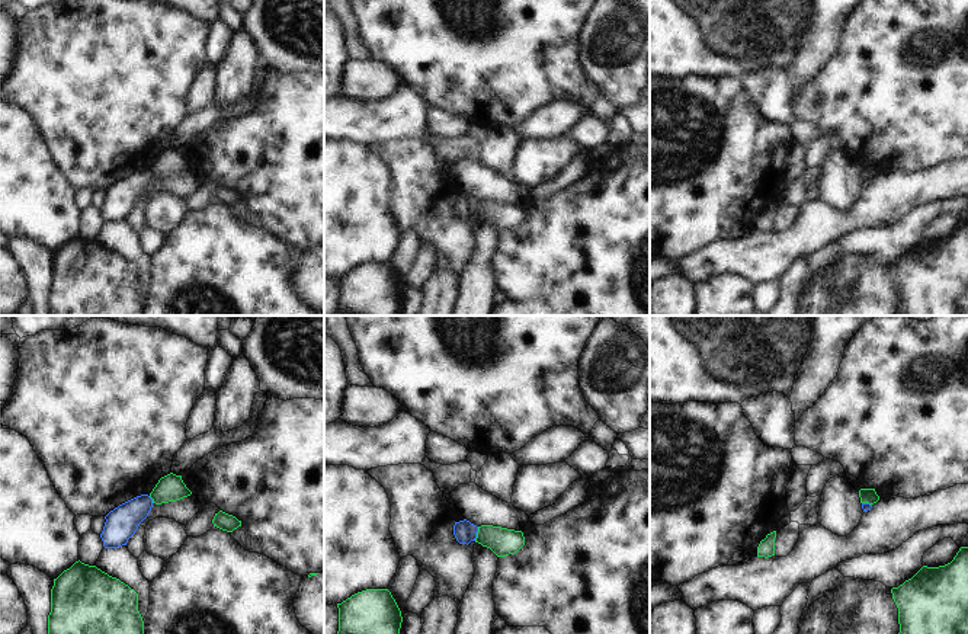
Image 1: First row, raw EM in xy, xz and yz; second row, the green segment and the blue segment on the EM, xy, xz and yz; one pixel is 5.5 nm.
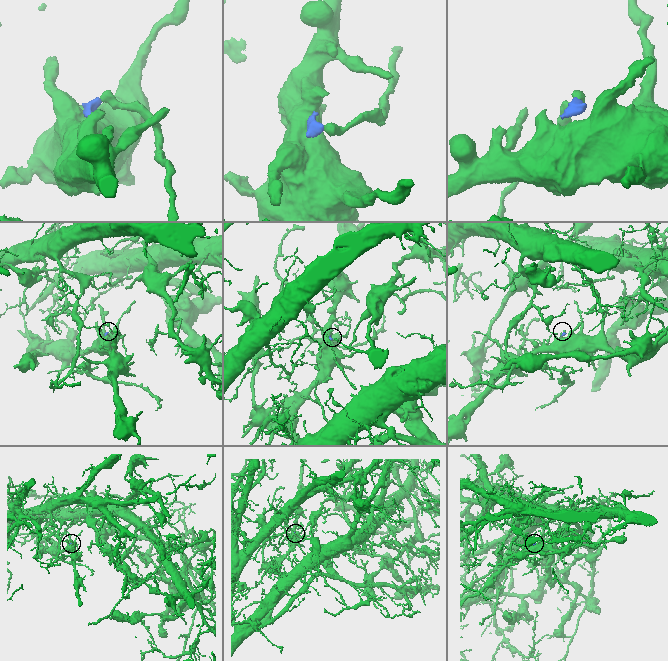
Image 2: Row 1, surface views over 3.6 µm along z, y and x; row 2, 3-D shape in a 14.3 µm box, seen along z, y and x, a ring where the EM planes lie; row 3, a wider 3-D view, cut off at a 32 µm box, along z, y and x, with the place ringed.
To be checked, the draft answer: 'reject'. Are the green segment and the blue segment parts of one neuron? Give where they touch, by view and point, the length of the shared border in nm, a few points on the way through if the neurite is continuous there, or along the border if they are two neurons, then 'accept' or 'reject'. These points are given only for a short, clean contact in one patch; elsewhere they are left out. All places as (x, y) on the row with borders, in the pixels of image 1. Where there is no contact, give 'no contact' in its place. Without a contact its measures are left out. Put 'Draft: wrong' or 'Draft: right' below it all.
contact xz (477, 534); length 80 nm; border xz (478, 527), (474, 540); reject
Draft: right

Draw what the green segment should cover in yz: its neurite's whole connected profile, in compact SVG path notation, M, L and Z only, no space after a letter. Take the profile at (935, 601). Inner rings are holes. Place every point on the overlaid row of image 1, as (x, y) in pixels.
M968 547L945 566L923 566L891 593L898 608L898 634L968 634Z

